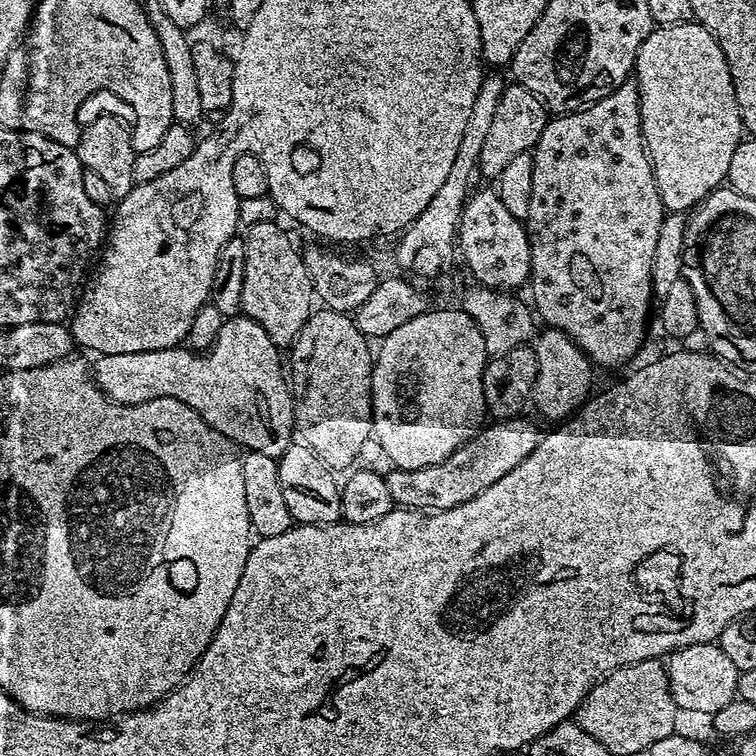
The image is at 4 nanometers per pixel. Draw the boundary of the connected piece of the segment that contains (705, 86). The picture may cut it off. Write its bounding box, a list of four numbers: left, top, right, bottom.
[634,22,742,212]

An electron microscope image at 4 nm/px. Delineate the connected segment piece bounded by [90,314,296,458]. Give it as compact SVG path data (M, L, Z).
M237 314L225 319L222 330L218 330L218 338L212 343L211 348L207 349L203 354L196 350L189 350L184 346L177 346L167 348L166 350L146 350L138 354L97 355L95 357L96 365L93 363L90 371L92 373L92 379L95 380L97 386L114 402L118 402L119 404L141 404L142 402L150 402L154 398L169 396L194 409L211 428L221 432L226 439L232 441L233 445L239 446L241 449L249 452L257 452L258 454L266 454L267 456L275 456L278 458L294 442L294 425L296 422L294 414L292 413L292 390L289 381L286 379L285 365L284 368L280 365L280 352L281 349L272 341L270 334L266 334L266 330L262 330L262 326L258 326L258 322L254 322L250 317L243 314Z

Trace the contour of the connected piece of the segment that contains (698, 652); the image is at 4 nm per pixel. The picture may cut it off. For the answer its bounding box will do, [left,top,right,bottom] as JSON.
[666,643,741,718]

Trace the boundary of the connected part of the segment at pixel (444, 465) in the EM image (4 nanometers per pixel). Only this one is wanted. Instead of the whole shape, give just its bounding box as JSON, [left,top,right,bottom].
[386,419,542,510]

